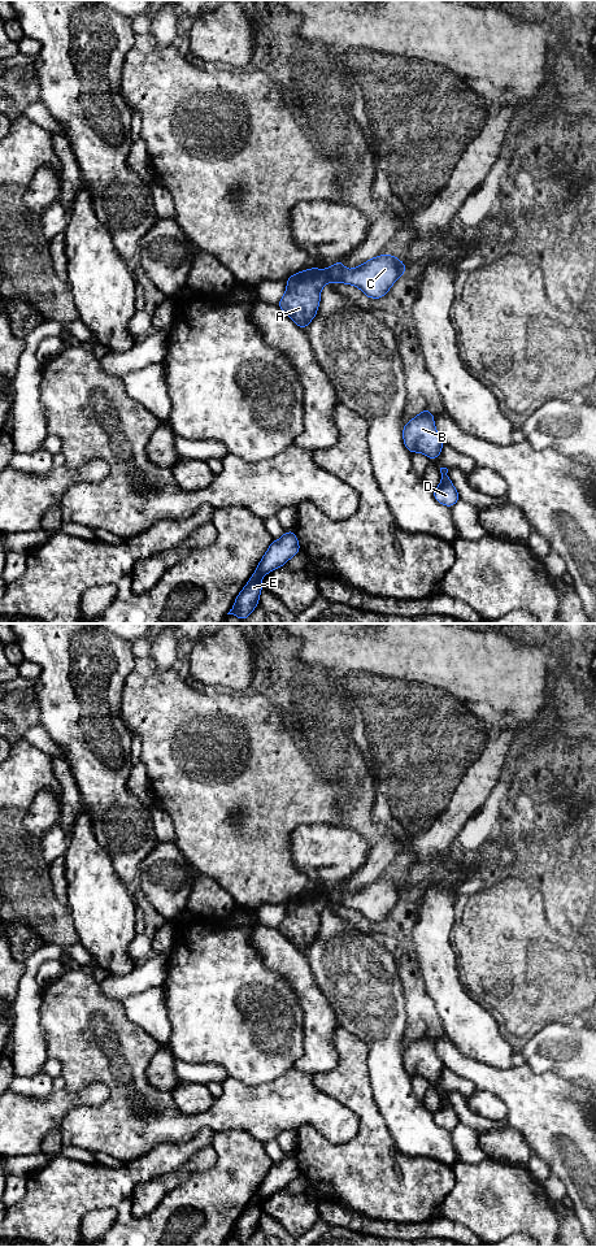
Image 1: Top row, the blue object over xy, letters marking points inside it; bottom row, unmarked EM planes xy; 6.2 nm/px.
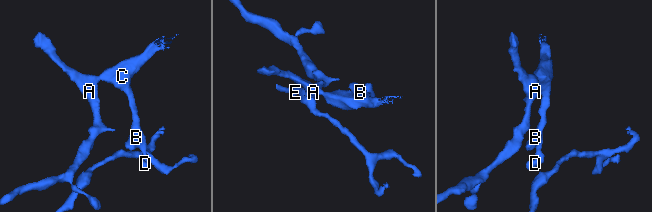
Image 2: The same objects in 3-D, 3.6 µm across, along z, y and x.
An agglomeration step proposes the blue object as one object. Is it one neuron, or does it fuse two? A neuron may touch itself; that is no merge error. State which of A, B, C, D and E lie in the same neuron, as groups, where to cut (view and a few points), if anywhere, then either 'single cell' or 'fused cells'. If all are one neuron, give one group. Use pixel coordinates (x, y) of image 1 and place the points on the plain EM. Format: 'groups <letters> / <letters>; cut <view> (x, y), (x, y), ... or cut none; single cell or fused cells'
groups A E / B C D; cut xy (326, 894), (330, 903); fused cells

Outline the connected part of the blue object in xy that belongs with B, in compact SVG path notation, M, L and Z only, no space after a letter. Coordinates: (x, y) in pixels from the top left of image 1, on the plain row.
M426 1030L422 1037L404 1048L403 1061L410 1077L421 1076L431 1083L440 1079L440 1073L445 1068L435 1052L434 1037Z

